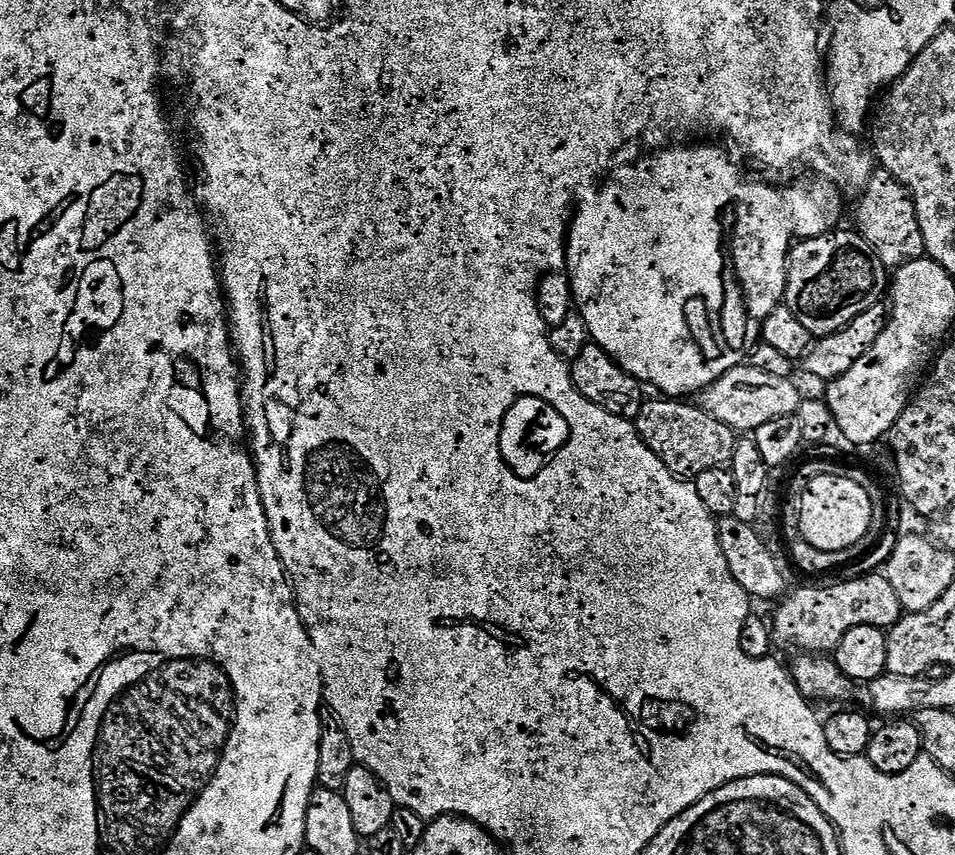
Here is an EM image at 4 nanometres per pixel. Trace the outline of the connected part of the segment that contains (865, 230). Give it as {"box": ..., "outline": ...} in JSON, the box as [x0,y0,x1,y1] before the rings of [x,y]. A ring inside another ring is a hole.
{"box":[856,170,926,270],"outline":[[[880,170],[868,183],[863,193],[864,201],[856,212],[858,231],[862,239],[874,250],[876,257],[883,262],[885,269],[895,270],[914,262],[925,259],[926,253],[922,229],[918,226],[916,203],[913,202],[908,189],[901,186],[891,174]]]}

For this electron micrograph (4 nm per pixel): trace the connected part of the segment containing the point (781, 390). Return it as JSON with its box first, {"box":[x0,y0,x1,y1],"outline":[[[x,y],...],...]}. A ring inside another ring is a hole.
{"box":[698,364,802,433],"outline":[[[749,364],[732,368],[722,378],[699,395],[698,402],[708,414],[718,418],[724,425],[737,433],[753,432],[763,429],[764,425],[775,420],[775,414],[795,415],[802,402],[795,384],[790,378],[773,376],[754,369]]]}

